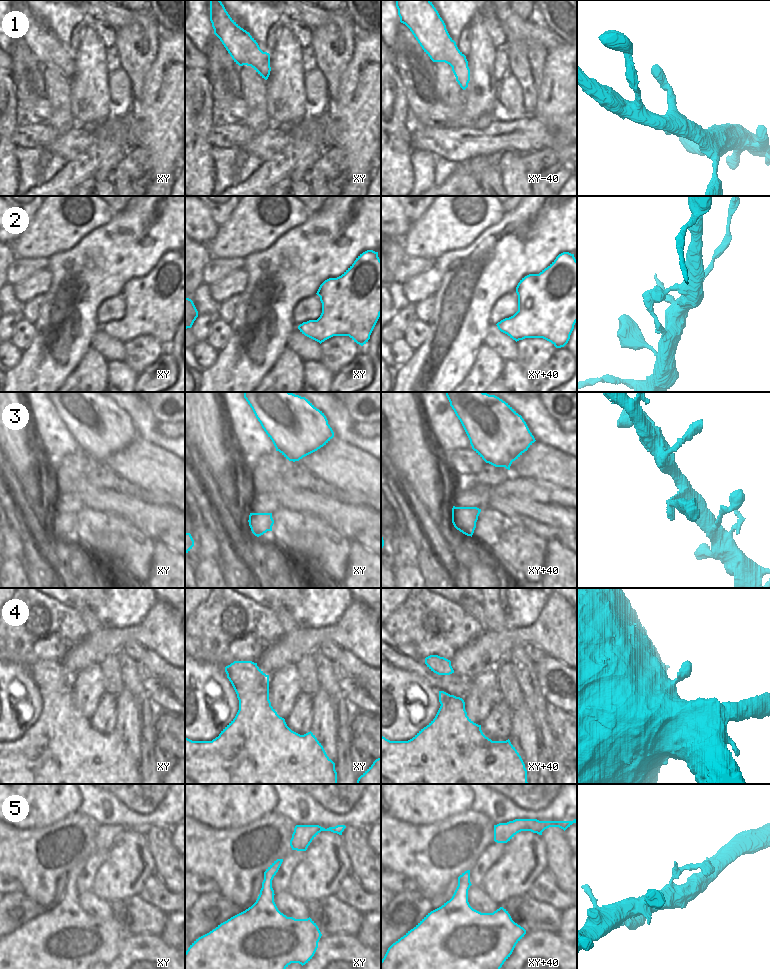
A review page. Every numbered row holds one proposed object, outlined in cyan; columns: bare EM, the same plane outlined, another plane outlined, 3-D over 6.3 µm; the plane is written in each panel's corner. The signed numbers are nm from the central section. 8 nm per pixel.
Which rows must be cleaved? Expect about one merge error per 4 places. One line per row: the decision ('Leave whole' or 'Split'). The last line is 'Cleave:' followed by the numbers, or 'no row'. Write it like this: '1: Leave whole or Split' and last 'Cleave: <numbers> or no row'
1: Leave whole
2: Leave whole
3: Leave whole
4: Leave whole
5: Leave whole
Cleave: no row

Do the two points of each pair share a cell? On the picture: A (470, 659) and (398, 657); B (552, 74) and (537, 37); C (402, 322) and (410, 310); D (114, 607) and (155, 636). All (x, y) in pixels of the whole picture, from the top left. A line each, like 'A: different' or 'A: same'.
A: different
B: different
C: same
D: different

